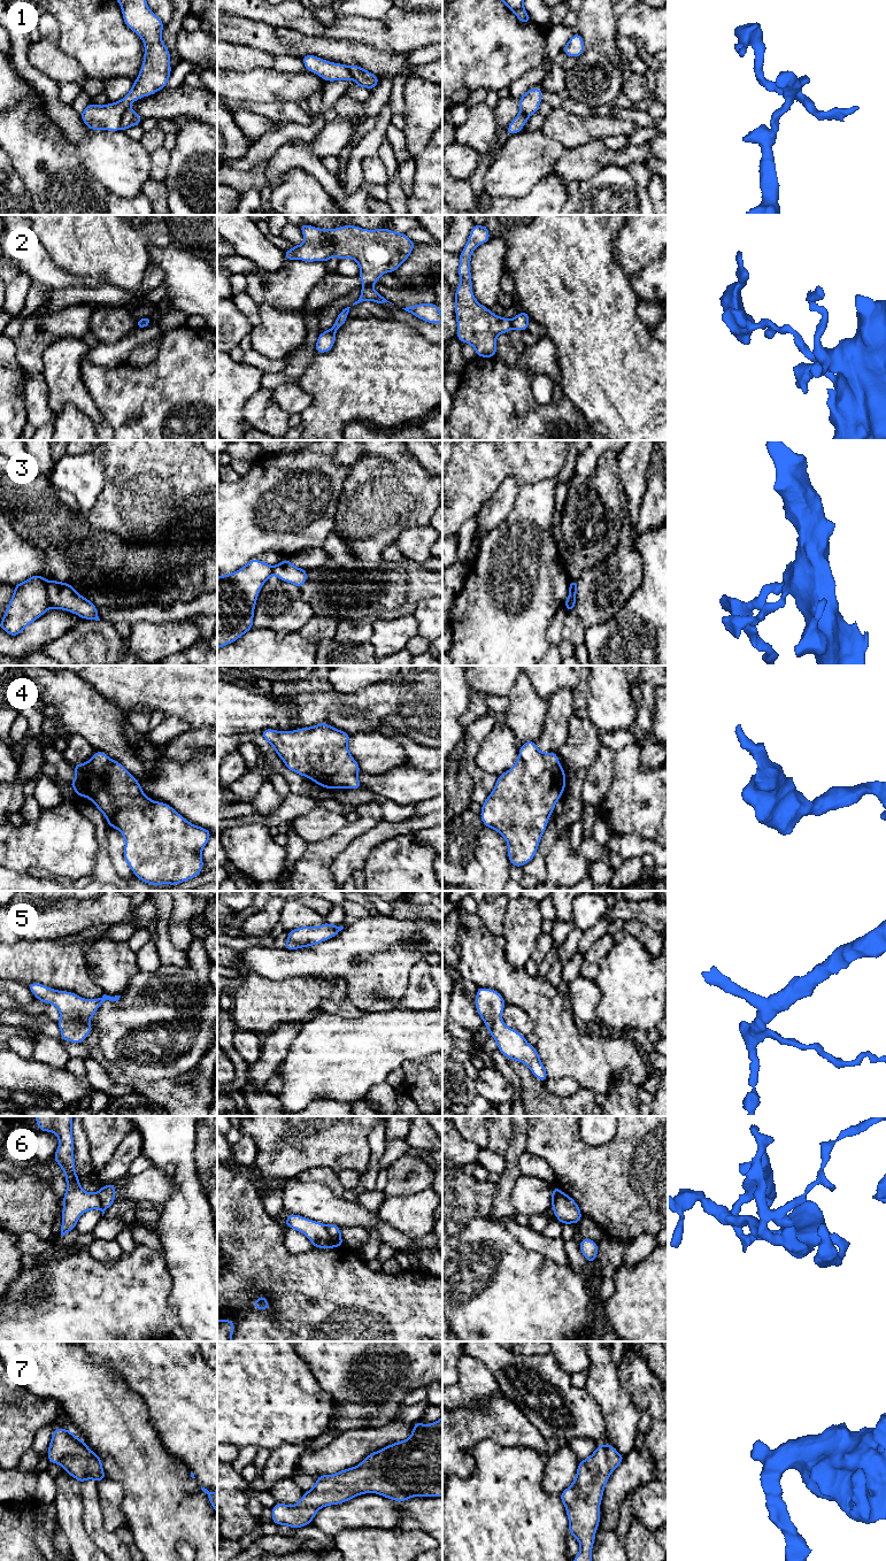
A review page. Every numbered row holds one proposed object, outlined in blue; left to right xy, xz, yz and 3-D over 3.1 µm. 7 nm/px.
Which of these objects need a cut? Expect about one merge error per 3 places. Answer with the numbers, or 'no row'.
1, 2, 3, 6

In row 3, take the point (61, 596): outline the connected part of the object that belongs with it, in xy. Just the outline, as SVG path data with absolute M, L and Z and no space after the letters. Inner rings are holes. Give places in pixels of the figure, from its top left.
M46 580L46 591L51 608L67 610L84 620L100 621L98 607L82 597L69 583Z

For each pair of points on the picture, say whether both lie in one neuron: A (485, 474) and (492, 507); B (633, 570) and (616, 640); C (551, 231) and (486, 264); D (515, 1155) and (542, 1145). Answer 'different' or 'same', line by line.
A: different
B: different
C: different
D: different

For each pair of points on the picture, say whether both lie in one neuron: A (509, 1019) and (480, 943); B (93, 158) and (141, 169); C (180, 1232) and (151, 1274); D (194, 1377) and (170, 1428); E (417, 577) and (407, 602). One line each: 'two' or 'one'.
A: two
B: one
C: two
D: one
E: one

